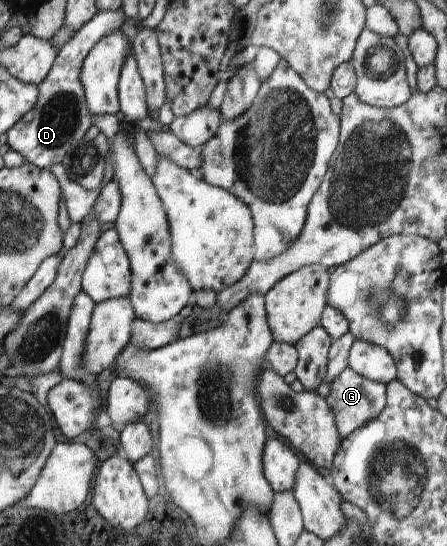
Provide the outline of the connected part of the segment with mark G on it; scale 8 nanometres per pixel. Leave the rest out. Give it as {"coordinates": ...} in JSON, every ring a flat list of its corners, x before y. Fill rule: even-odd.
{"coordinates":[[347,366,330,382,330,392,325,400,330,411,333,411,338,433,343,440,356,428,362,427,381,414,386,403,386,385,366,379]]}

